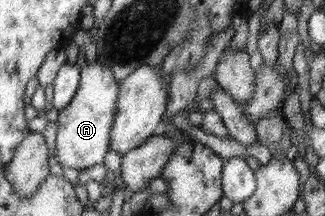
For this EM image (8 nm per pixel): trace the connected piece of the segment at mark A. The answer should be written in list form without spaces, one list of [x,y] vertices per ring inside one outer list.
[[[91,62],[80,71],[77,93],[69,105],[59,111],[56,122],[55,156],[62,168],[81,170],[103,162],[110,147],[110,130],[118,114],[118,93],[119,83],[106,65]]]

